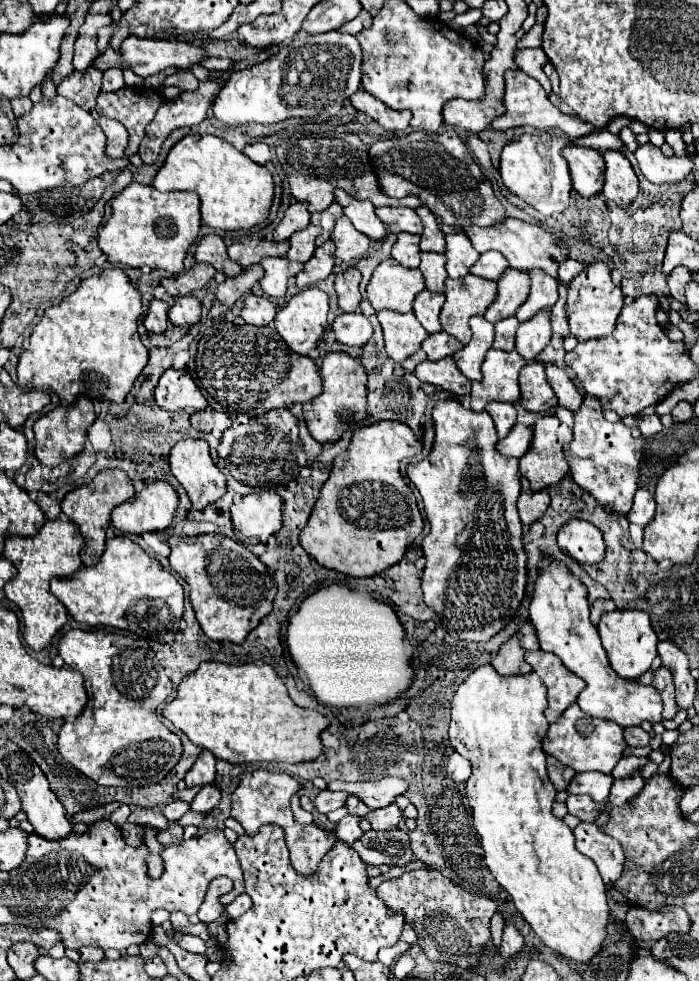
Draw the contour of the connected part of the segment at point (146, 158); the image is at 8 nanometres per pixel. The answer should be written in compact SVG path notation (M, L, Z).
M207 78L207 80L199 82L199 86L197 86L195 92L187 92L187 90L185 90L185 92L181 92L177 98L165 102L165 104L157 110L157 116L153 118L153 122L147 126L145 138L143 138L141 146L139 146L141 160L143 160L145 164L155 162L157 156L159 156L159 148L161 148L163 140L165 140L175 128L183 128L183 126L199 124L199 122L207 116L207 110L209 110L209 106L211 106L211 100L215 100L215 96L219 94L221 88L223 88L223 84L221 84L219 80L211 80L211 78Z

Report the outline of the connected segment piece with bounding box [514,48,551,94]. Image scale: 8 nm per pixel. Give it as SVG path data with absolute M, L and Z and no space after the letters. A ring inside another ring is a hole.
M541 48L516 49L514 54L515 64L529 76L537 78L547 94L551 94L549 78L543 72L543 66L547 62L547 56L541 52Z

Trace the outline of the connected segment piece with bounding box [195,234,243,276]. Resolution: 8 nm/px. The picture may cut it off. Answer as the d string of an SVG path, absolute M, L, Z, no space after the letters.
M207 234L199 240L195 250L195 260L211 264L215 270L223 272L225 276L237 276L243 270L237 262L233 262L227 256L227 246L219 234Z

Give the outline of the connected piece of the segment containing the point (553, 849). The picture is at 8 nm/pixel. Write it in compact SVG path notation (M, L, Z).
M487 662L483 666L479 666L477 670L473 670L459 686L459 690L455 692L453 696L453 702L451 702L451 726L449 726L449 740L451 740L451 746L455 752L459 752L463 758L467 758L473 766L473 772L469 776L469 780L465 782L465 796L467 796L467 802L469 802L469 808L473 812L487 812L487 834L501 834L505 836L507 840L507 852L509 852L509 864L503 864L499 860L497 864L497 856L487 856L487 864L491 868L491 872L497 870L497 866L503 868L503 874L507 874L507 868L525 868L523 866L523 860L527 862L527 924L535 930L535 934L543 940L543 944L547 944L551 950L555 950L557 954L565 956L565 958L571 958L575 962L589 962L589 958L593 958L597 952L599 952L599 946L605 938L605 926L609 922L609 908L607 908L607 888L603 884L603 880L599 878L599 870L595 868L595 864L583 856L577 848L575 848L575 836L571 832L571 828L557 816L553 816L553 802L555 802L555 786L553 782L549 780L549 774L547 774L547 756L543 754L543 750L539 748L539 738L545 734L549 722L545 718L545 710L547 710L547 688L545 684L541 682L541 678L531 672L531 674L517 674L517 676L501 676L495 672L495 668Z

